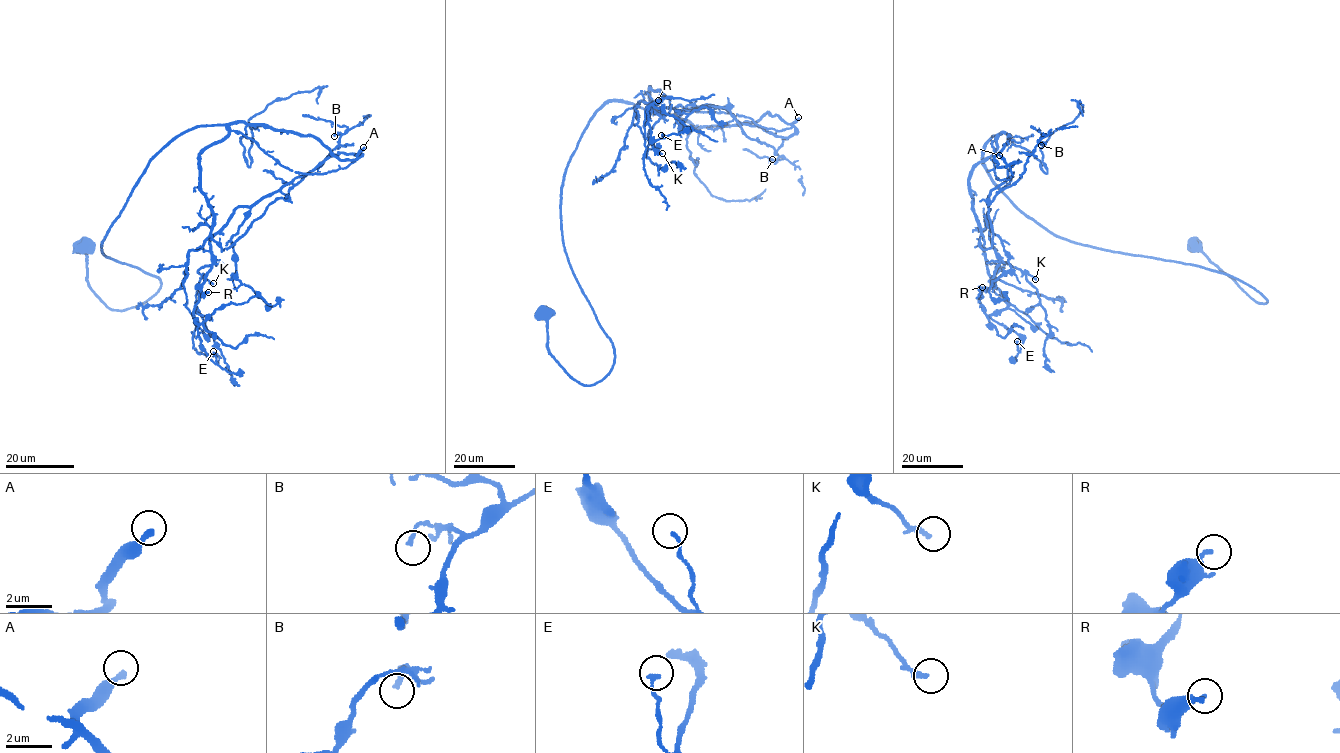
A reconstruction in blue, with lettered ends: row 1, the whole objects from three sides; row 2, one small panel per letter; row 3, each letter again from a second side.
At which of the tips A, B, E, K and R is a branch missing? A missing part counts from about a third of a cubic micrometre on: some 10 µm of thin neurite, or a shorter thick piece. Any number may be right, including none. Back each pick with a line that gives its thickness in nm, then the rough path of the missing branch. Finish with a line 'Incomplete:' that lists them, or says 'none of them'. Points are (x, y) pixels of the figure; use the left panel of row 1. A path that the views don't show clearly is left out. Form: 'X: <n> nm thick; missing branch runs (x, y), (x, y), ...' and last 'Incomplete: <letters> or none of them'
Incomplete: none of them

